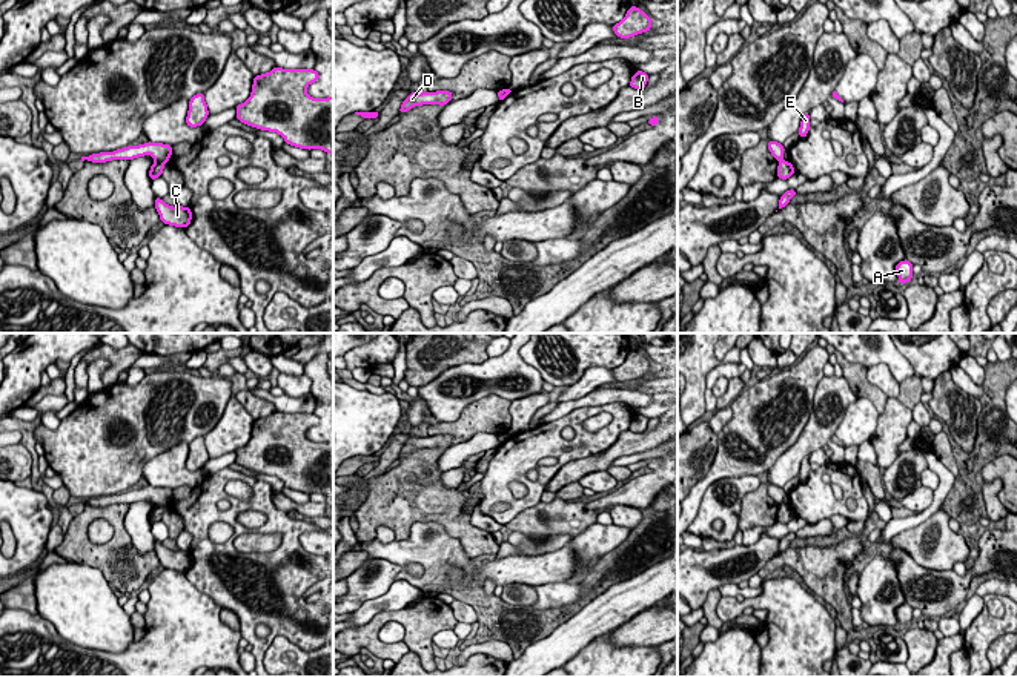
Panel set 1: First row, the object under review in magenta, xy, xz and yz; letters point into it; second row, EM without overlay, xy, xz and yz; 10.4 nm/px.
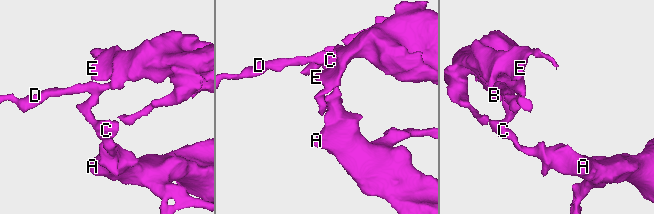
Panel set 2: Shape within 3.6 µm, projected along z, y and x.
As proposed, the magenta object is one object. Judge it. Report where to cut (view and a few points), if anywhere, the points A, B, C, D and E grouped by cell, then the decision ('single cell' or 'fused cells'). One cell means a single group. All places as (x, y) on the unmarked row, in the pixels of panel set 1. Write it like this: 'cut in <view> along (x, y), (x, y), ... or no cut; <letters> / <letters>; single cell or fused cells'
cut in xy along (154, 504), (165, 507); A C / B D E; fused cells

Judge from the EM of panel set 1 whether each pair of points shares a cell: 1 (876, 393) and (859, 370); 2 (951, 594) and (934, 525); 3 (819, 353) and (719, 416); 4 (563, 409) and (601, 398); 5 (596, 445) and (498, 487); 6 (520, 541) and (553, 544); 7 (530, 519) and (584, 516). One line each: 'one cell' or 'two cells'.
1: one cell
2: two cells
3: two cells
4: one cell
5: one cell
6: one cell
7: one cell

